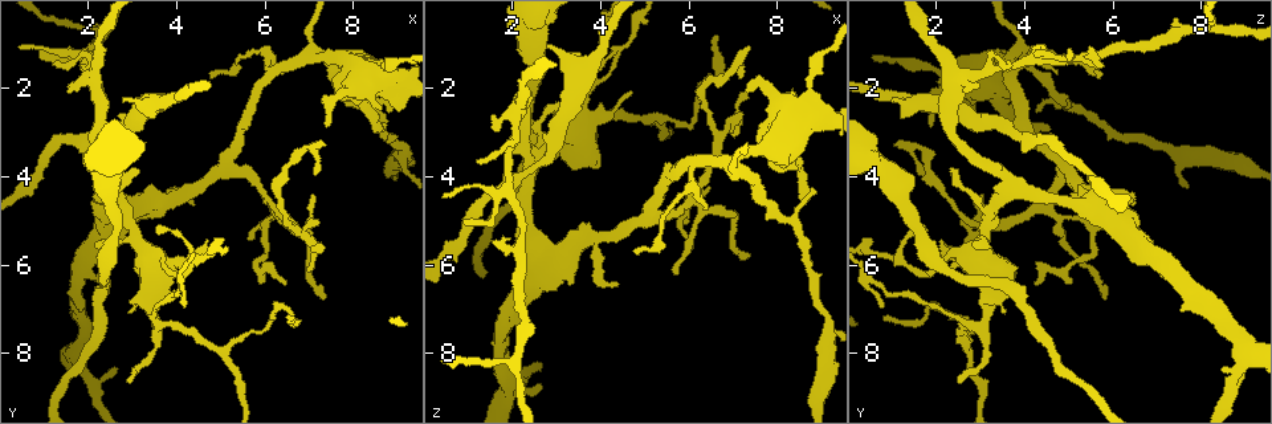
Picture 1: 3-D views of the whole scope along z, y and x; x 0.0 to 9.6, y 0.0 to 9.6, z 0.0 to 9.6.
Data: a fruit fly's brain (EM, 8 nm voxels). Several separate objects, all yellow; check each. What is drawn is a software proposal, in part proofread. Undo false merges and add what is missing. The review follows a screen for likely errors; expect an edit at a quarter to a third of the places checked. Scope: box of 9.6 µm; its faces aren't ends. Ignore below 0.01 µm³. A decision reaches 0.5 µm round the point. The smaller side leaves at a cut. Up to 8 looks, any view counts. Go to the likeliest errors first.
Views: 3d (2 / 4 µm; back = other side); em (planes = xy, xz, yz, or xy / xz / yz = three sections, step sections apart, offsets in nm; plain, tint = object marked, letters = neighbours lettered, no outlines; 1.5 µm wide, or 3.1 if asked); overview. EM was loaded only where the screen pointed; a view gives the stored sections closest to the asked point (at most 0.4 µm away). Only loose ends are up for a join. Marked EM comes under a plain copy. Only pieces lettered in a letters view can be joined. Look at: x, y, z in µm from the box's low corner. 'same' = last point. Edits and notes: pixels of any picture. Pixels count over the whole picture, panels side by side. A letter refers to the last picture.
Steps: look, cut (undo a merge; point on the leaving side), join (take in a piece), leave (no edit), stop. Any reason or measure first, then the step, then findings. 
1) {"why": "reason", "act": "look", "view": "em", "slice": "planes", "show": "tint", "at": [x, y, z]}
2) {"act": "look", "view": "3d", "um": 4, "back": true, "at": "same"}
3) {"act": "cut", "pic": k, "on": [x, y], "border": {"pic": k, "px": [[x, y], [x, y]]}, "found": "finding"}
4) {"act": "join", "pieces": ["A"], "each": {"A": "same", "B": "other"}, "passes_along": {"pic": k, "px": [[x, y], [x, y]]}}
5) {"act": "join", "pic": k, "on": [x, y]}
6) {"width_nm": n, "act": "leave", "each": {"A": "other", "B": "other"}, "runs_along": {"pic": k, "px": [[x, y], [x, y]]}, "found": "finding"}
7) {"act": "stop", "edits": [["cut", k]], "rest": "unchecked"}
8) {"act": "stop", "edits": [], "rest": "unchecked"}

{"why": "branch stops here", "act": "look", "view": "3d", "um": 4, "at": [2.80, 2.30, 0.95]}

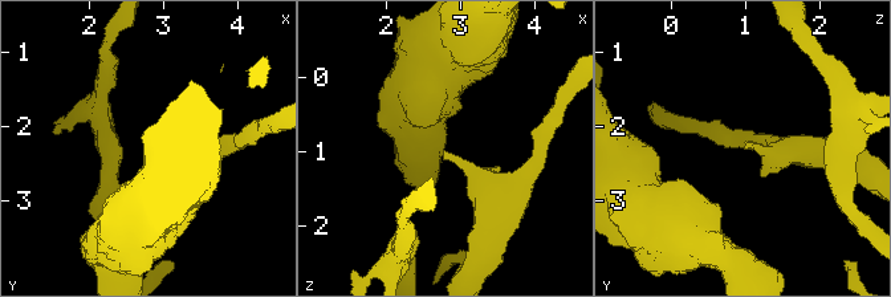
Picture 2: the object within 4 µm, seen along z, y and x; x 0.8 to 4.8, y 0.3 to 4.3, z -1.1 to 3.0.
{"why": "need the tissue", "act": "look", "view": "em", "slice": "planes", "show": "letters", "at": [2.80, 2.30, 1.00]}

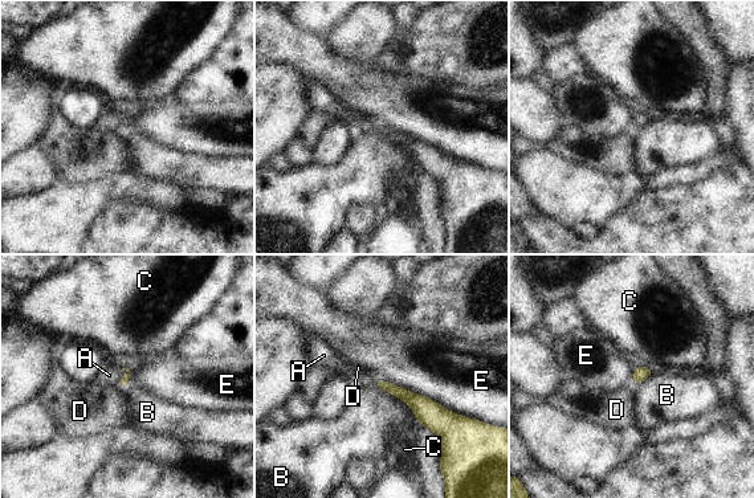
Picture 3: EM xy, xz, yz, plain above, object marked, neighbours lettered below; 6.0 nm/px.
{"longest_contact_nm": ["E", 600], "act": "join", "pieces": ["A"], "each": {"A": "same", "B": "other", "C": "other", "D": "other", "E": "other"}, "passes_along": {"pic": 3, "px": [[414, 400], [376, 383], [361, 379]]}, "found": "it goes on there"}

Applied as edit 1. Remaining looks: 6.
{"why": "an open end", "act": "look", "view": "em", "slice": "xz", "step": 4, "show": "tint", "at": [1.75, 1.25, 3.25]}

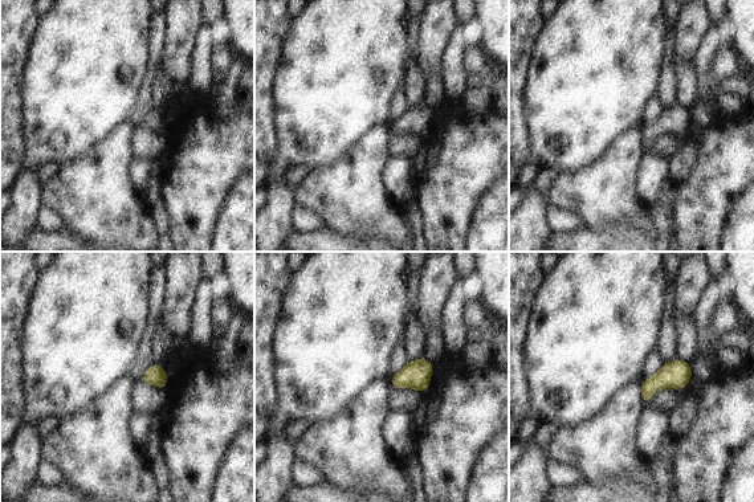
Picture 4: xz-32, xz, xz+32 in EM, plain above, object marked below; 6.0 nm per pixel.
{"act": "look", "view": "em", "slice": "planes", "show": "letters", "at": "same"}

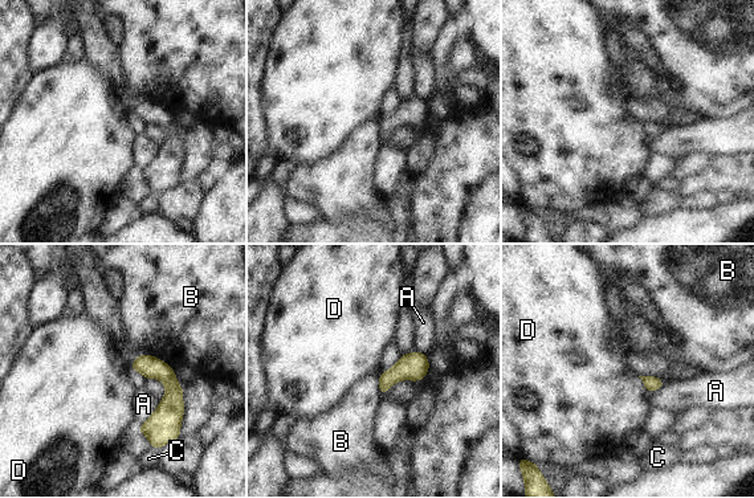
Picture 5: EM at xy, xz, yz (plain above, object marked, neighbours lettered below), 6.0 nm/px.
{"act": "leave", "each": {"A": "other", "B": "other", "C": "other", "D": "other"}, "border": {"pic": 5, "px": [[639, 376], [647, 391]]}, "found": "no lettered piece goes on from it"}

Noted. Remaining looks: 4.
{"why": "thick turns thin", "act": "look", "view": "3d", "um": 2, "at": [7.00, 1.35, 3.65]}

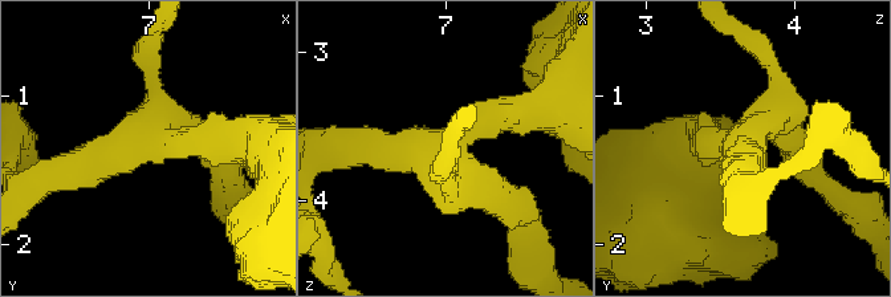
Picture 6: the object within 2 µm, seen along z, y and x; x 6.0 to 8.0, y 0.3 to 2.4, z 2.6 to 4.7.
{"arms": 4, "why": "need the tissue", "act": "look", "view": "em", "slice": "planes", "show": "tint", "at": [7.00, 1.34, 3.62]}

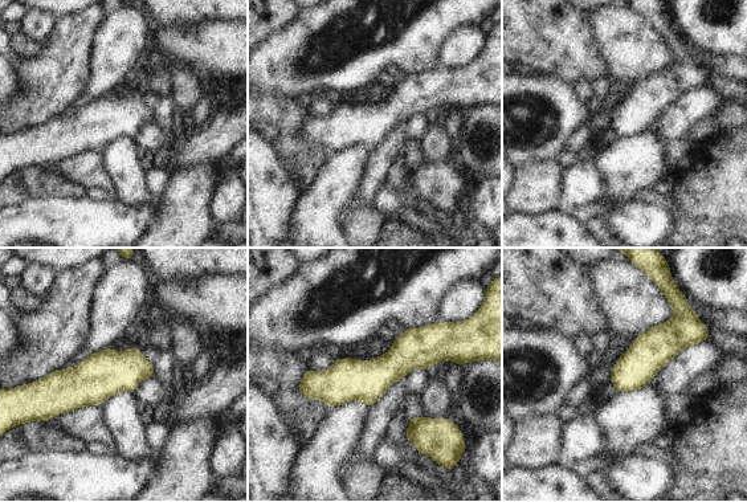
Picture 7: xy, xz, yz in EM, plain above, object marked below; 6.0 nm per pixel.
{"act": "look", "view": "em", "slice": "planes", "show": "letters", "at": "same"}

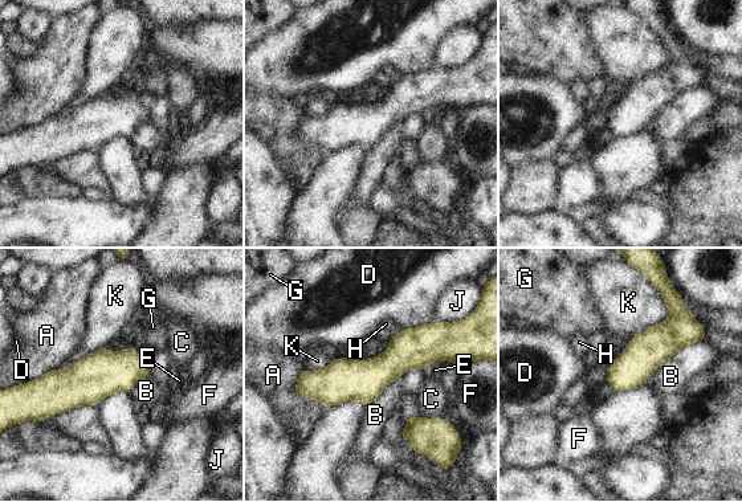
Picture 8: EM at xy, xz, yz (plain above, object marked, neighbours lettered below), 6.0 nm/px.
{"act": "leave", "each": {"A": "other", "B": "other", "C": "other", "D": "other", "E": "other", "F": "other", "G": "other", "H": "other", "J": "other", "K": "other"}, "border": {"pic": 8, "px": [[702, 339], [680, 347], [645, 382]]}, "found": "all the same neuron"}

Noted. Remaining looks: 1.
{"act": "stop", "edits": [["join", 3]], "rest": "unchecked"}

